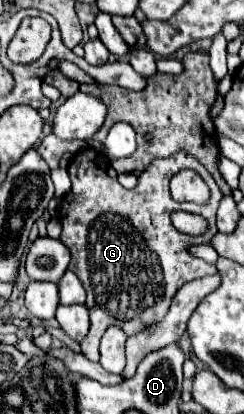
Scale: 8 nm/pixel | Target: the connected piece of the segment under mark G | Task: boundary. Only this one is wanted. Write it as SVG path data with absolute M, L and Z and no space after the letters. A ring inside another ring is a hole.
M91 147L77 153L67 167L73 187L57 209L57 217L63 225L61 241L71 251L69 269L81 279L87 291L85 307L91 315L91 329L81 343L81 351L91 361L99 361L99 341L107 327L117 325L125 335L139 333L147 325L147 313L153 313L151 323L165 317L171 299L181 285L217 273L215 265L193 257L189 245L201 245L213 239L217 233L215 211L223 197L211 173L195 157L183 151L169 159L155 159L149 169L139 175L139 185L135 189L121 187L115 169L105 161L109 159ZM183 169L195 169L211 187L211 201L207 205L173 201L169 181ZM177 209L205 217L209 221L209 231L199 237L175 231L169 215Z

